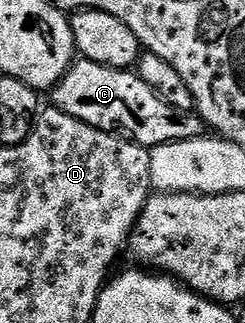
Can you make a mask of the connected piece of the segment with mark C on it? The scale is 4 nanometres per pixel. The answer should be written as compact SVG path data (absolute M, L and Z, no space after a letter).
M79 58L70 71L55 85L52 92L53 106L58 110L68 113L68 117L76 117L88 125L92 125L101 131L113 131L127 139L133 139L135 143L144 148L164 145L172 141L188 141L189 139L201 139L204 135L204 124L197 111L185 111L170 105L143 81L139 74L127 69L121 71L108 65L96 65L92 61Z

